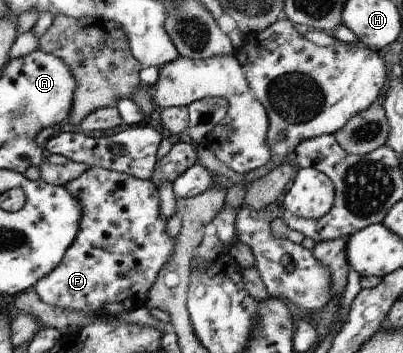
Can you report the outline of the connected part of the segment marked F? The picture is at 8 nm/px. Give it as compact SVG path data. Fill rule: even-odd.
M91 166L67 186L82 203L83 216L78 237L67 249L61 264L46 277L39 279L34 291L48 305L91 315L117 315L147 307L148 292L157 280L159 271L172 257L176 239L166 233L167 220L160 217L160 196L150 180Z

